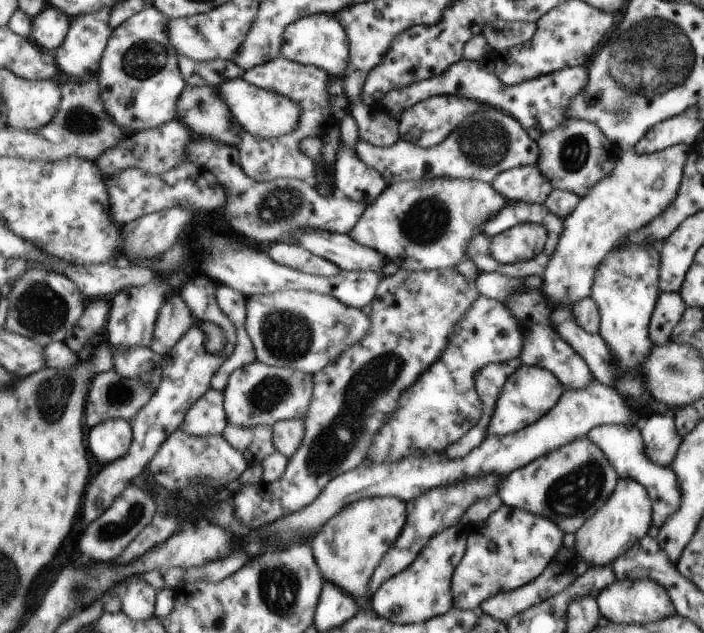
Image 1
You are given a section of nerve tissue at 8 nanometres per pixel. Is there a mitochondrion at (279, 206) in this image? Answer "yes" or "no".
yes

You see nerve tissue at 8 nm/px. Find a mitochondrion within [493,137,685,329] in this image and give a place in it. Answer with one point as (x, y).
(523, 256)

